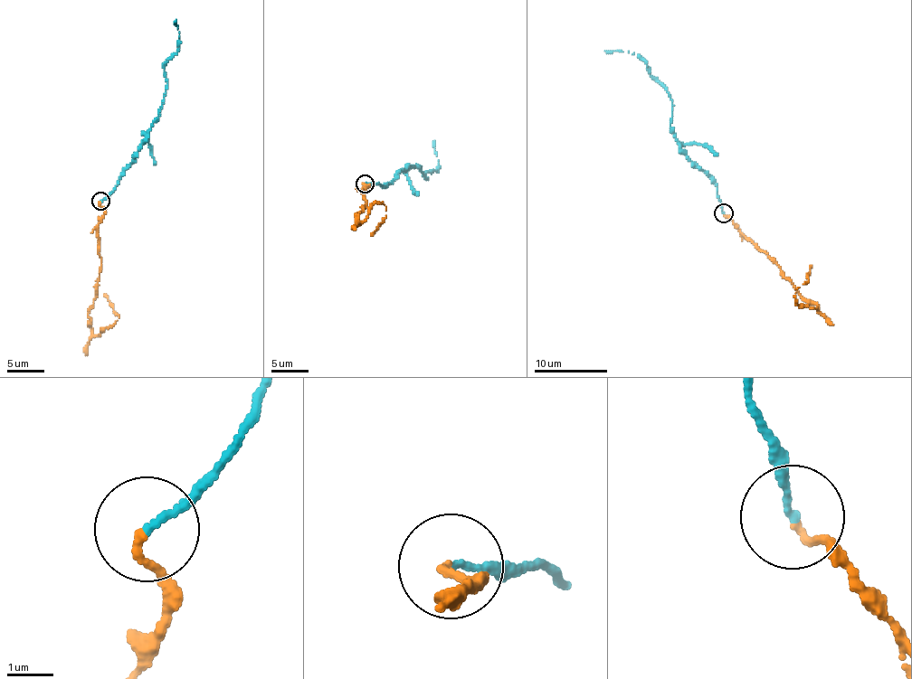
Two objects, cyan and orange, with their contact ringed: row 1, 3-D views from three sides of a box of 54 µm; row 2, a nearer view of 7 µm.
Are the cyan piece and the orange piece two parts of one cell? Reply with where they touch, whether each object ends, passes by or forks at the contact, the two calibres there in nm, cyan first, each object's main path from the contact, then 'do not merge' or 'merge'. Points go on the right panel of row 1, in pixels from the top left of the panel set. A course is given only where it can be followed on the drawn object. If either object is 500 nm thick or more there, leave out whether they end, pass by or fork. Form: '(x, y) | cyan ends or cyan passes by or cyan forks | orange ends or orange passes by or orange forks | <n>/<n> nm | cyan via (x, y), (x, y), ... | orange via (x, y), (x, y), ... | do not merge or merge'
(723, 212) | cyan ends | orange ends | 150/160 nm | cyan via (724, 213), (717, 188), (680, 147), (669, 126), (672, 100), (667, 89), (655, 80), (638, 54), (604, 51) | orange via (724, 213), (774, 260), (802, 297), (817, 306), (815, 308), (797, 303), (795, 288), (808, 281), (812, 266) | merge

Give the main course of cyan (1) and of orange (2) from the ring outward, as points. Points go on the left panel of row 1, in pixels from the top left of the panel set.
1: (100, 202), (113, 190), (158, 116), (167, 81), (164, 67), (177, 51), (179, 39), (175, 19)
2: (100, 202), (101, 271), (97, 297), (88, 314), (97, 335), (118, 317), (104, 295)

